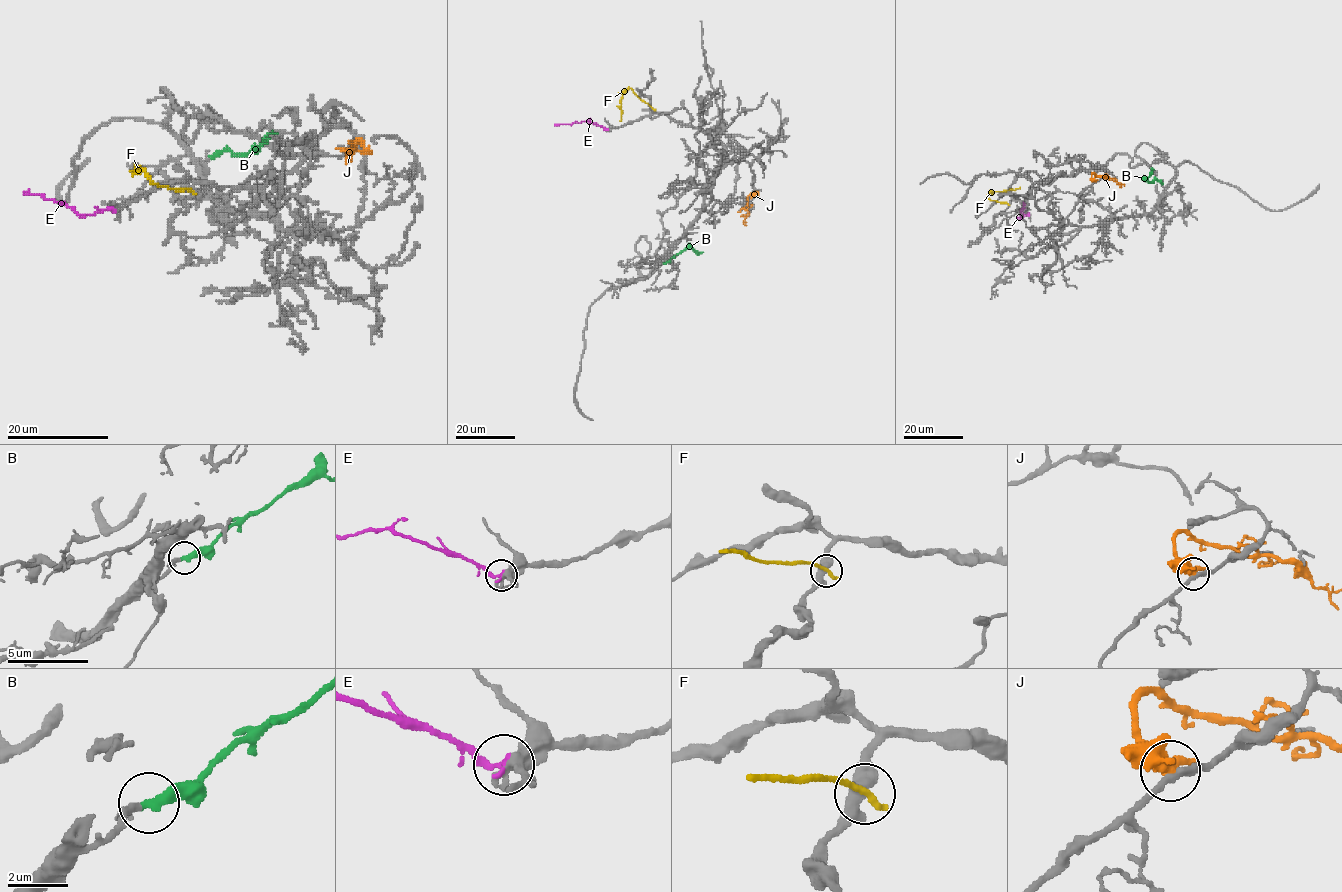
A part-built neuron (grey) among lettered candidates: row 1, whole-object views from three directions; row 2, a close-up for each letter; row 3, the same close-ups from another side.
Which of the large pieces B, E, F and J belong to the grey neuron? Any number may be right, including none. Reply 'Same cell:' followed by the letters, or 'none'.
Same cell: B

